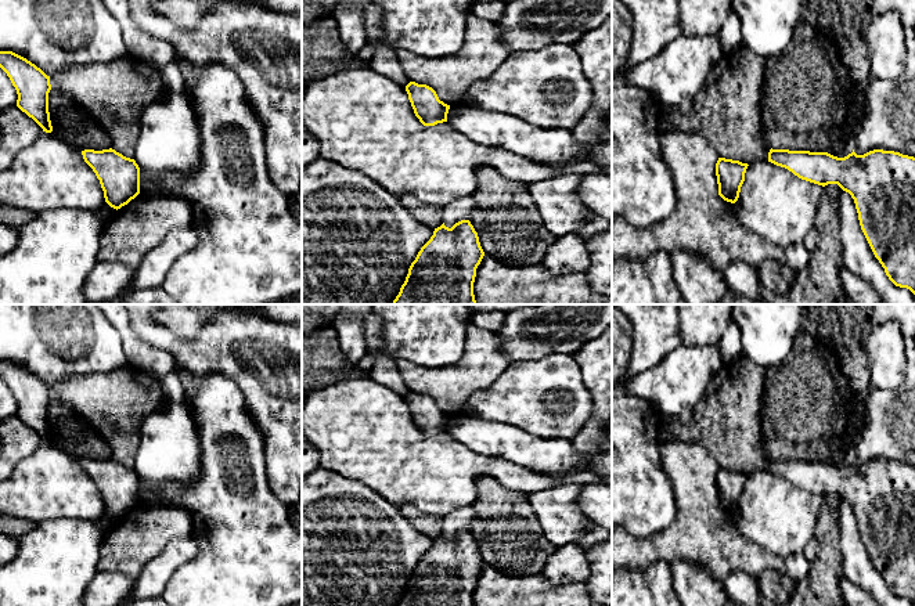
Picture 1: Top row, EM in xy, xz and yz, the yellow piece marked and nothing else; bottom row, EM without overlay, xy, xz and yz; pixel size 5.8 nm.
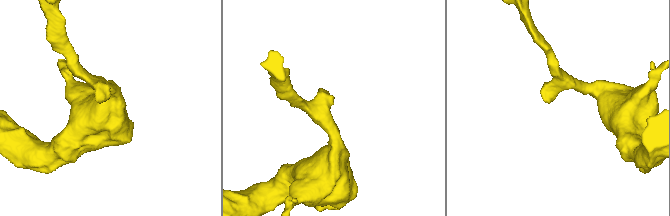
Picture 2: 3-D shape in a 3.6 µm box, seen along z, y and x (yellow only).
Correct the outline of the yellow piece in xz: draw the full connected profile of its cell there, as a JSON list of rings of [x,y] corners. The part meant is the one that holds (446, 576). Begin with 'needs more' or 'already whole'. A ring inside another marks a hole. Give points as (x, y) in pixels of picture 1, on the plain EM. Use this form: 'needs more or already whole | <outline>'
already whole | [[[461,530],[451,538],[443,533],[411,573],[397,606],[475,606],[476,578],[483,566],[478,542],[469,530]]]

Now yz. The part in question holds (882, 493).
already whole | [[[770,459],[768,472],[801,490],[837,494],[854,509],[861,540],[889,589],[915,605],[915,468],[873,459],[844,468]]]

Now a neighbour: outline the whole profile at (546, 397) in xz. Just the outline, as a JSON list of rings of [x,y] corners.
[[[554,353],[540,360],[511,361],[491,386],[469,396],[460,415],[507,422],[541,439],[573,440],[591,412],[592,397],[574,356]]]

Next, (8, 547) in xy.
[[[0,533],[0,566],[12,560],[18,553],[18,541]]]

